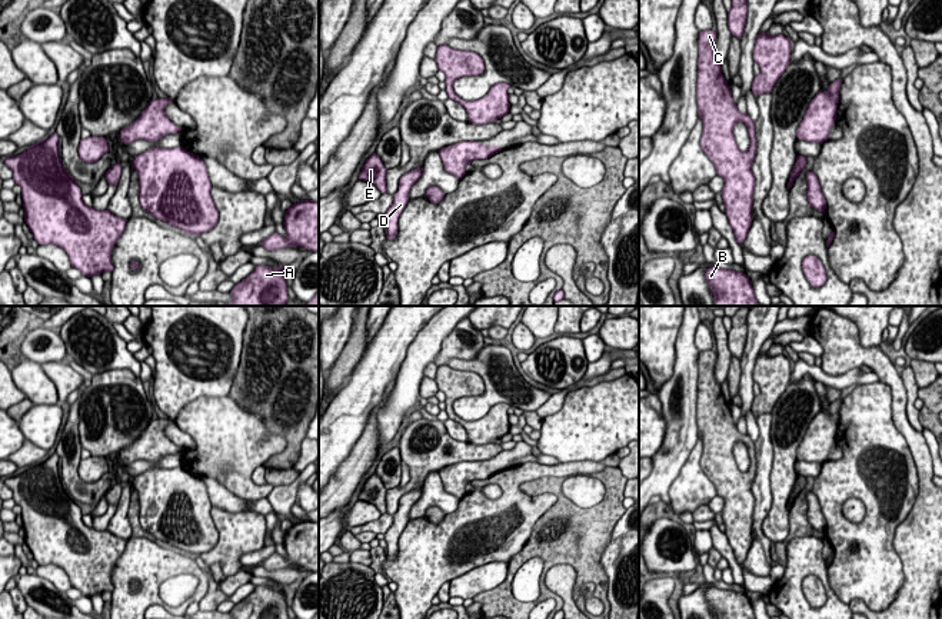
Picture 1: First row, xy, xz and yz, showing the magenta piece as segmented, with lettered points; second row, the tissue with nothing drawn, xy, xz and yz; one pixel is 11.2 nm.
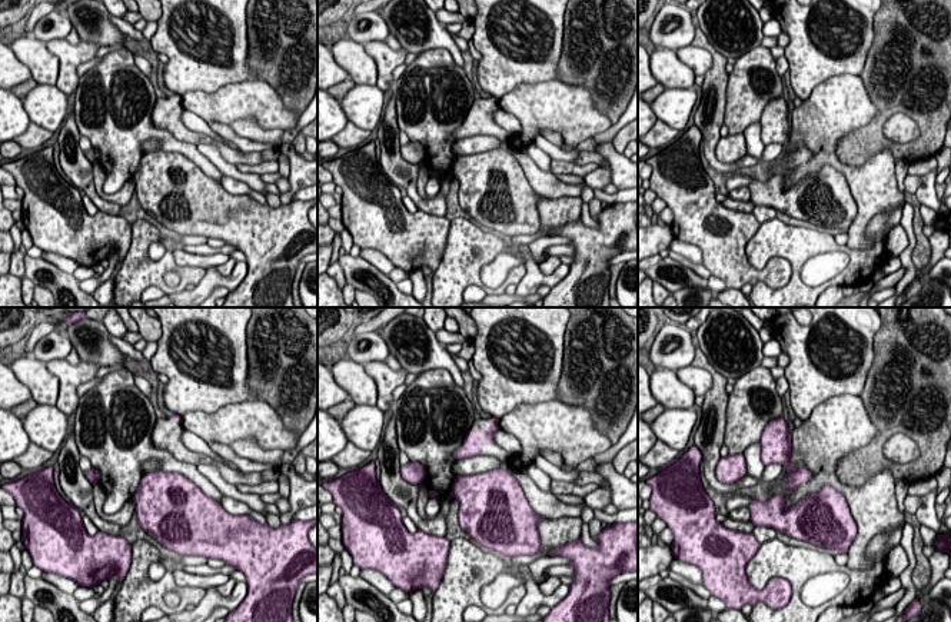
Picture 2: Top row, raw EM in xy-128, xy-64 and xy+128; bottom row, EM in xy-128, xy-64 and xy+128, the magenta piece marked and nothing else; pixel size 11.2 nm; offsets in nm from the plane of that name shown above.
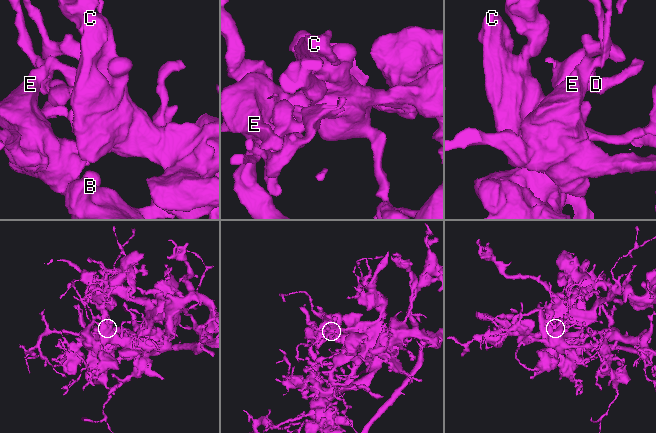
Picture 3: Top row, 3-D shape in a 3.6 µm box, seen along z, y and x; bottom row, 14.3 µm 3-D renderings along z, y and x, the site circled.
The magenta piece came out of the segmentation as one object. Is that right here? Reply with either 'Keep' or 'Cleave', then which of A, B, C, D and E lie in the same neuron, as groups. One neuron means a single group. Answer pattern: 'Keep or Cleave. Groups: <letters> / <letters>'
Keep. Groups: A B C D E

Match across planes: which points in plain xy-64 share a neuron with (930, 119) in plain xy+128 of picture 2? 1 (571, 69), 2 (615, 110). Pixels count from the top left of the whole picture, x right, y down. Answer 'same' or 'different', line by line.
1: same
2: same

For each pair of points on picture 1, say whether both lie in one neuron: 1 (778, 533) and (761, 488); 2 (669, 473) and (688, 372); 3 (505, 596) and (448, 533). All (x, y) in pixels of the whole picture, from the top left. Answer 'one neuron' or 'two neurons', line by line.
1: two neurons
2: one neuron
3: two neurons

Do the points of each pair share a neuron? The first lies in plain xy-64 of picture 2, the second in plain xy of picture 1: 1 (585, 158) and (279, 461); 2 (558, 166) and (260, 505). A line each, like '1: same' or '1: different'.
1: different
2: different

